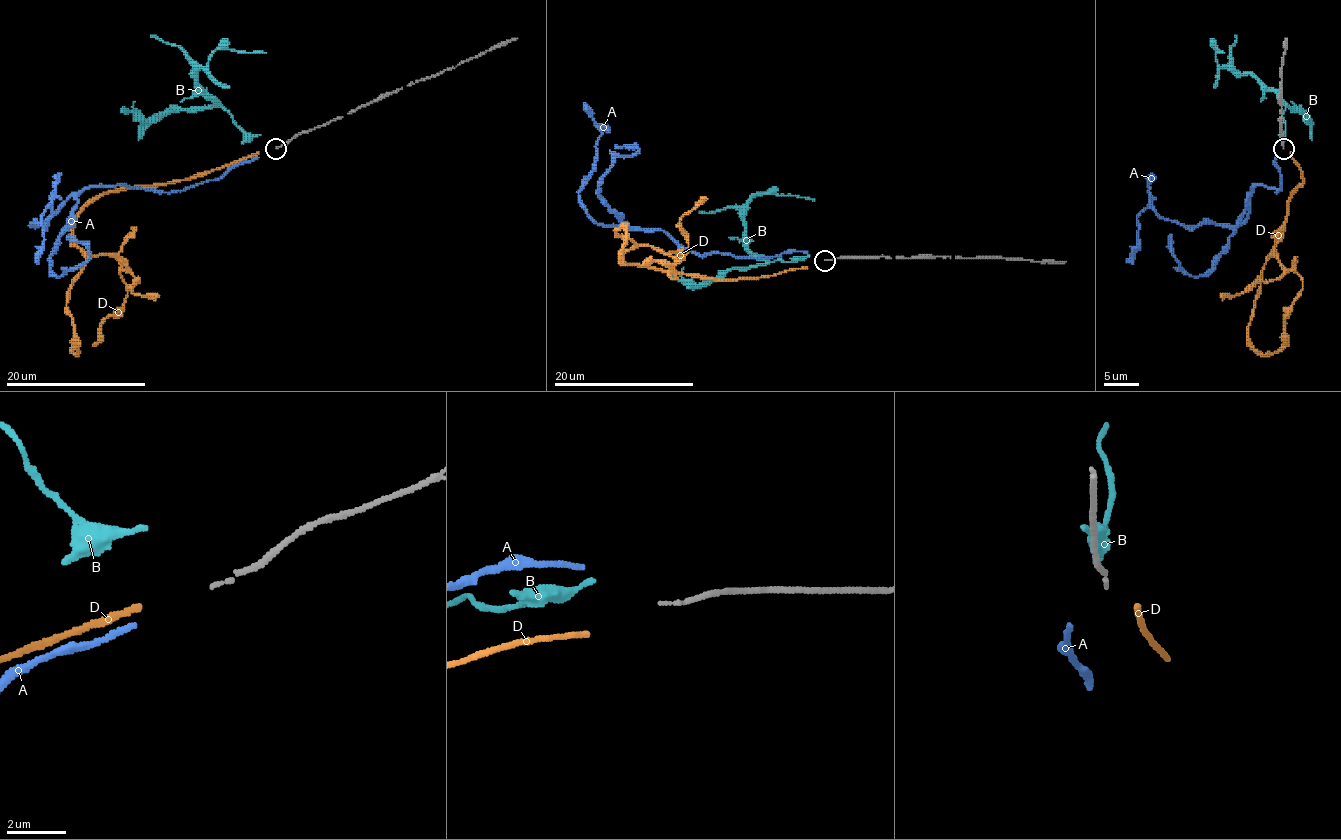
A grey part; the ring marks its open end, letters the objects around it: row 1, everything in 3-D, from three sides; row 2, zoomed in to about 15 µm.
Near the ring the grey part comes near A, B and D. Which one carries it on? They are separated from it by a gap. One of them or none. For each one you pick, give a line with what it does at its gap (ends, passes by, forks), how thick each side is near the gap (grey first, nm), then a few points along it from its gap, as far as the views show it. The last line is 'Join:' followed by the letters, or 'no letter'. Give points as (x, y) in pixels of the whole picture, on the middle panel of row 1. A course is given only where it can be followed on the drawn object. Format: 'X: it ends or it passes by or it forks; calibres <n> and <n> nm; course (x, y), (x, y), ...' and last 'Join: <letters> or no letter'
Join: no letter

